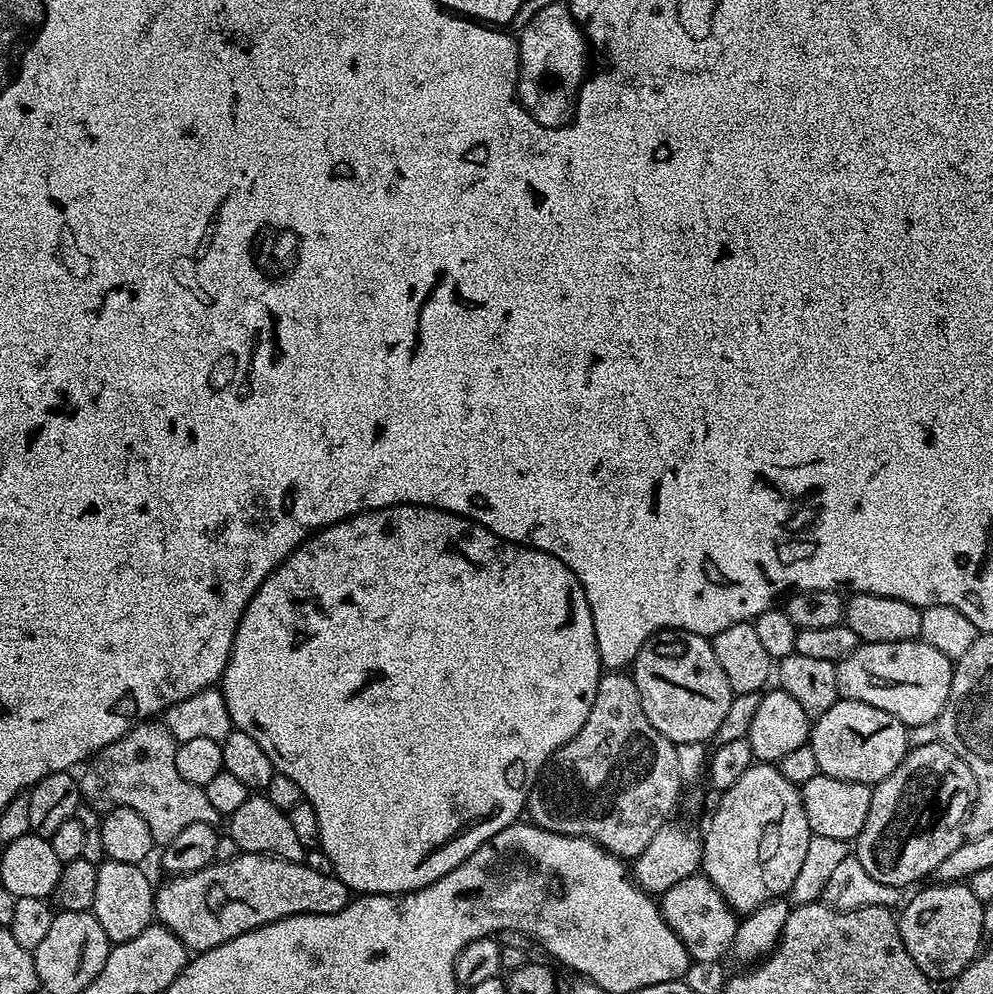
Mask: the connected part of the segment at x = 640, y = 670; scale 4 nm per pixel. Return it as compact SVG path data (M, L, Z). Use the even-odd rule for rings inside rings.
M683 630L658 631L640 647L630 675L638 686L646 718L675 745L711 741L726 718L726 710L730 710L734 693L709 637Z

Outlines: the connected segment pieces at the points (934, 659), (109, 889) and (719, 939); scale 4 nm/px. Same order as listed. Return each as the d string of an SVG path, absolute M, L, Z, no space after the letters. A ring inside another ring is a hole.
M922 639L903 640L902 642L861 643L846 658L836 664L838 674L838 694L842 700L866 702L866 706L874 706L878 710L886 710L886 714L894 714L898 722L902 722L909 730L923 724L935 724L946 706L946 698L950 698L952 685L952 669L954 661L942 650L934 650Z
M109 859L96 869L98 883L90 911L98 918L102 930L106 930L106 938L112 944L130 942L130 938L138 938L142 930L151 928L154 923L154 884L148 881L144 870L138 864Z
M697 874L682 878L682 882L674 882L670 890L662 893L658 903L660 913L666 918L670 930L682 938L689 957L695 963L697 960L700 964L712 964L731 953L738 914L726 902L726 898L722 898L714 882L710 882L707 876Z

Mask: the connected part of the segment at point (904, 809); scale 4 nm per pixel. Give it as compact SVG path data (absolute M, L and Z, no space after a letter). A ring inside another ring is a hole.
M939 742L912 748L904 761L872 788L870 814L866 814L866 826L862 826L854 841L854 855L861 860L866 873L878 883L901 890L907 889L907 884L919 885L923 876L931 877L944 859L964 843L966 821L975 802L976 775L962 758L958 758L958 754Z

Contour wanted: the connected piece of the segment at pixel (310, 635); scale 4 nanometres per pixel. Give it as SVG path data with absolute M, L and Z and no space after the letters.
M395 504L389 508L370 508L367 512L359 512L356 516L339 520L329 528L312 533L265 578L254 598L250 598L238 622L228 665L222 677L222 695L224 707L230 710L233 725L239 731L250 734L250 738L254 738L254 742L258 742L258 746L266 750L266 758L270 758L273 769L286 774L286 778L294 778L294 782L298 782L300 787L301 797L307 800L310 806L314 806L314 814L318 814L320 827L320 848L330 856L335 876L356 894L399 896L402 892L413 892L438 882L438 878L450 874L450 870L454 870L466 858L470 858L470 854L478 850L478 846L482 846L487 840L494 838L494 834L521 819L522 813L528 807L530 790L536 785L536 779L540 777L540 772L549 758L559 748L566 746L566 742L570 742L570 738L574 738L574 734L582 730L586 718L590 718L590 706L594 706L594 694L598 694L601 675L602 665L594 634L594 618L590 614L590 602L586 602L586 594L576 575L560 559L537 548L529 548L527 544L503 540L488 528L475 524L473 520L467 520L466 517L453 512L444 512L441 508L430 508L426 504Z

